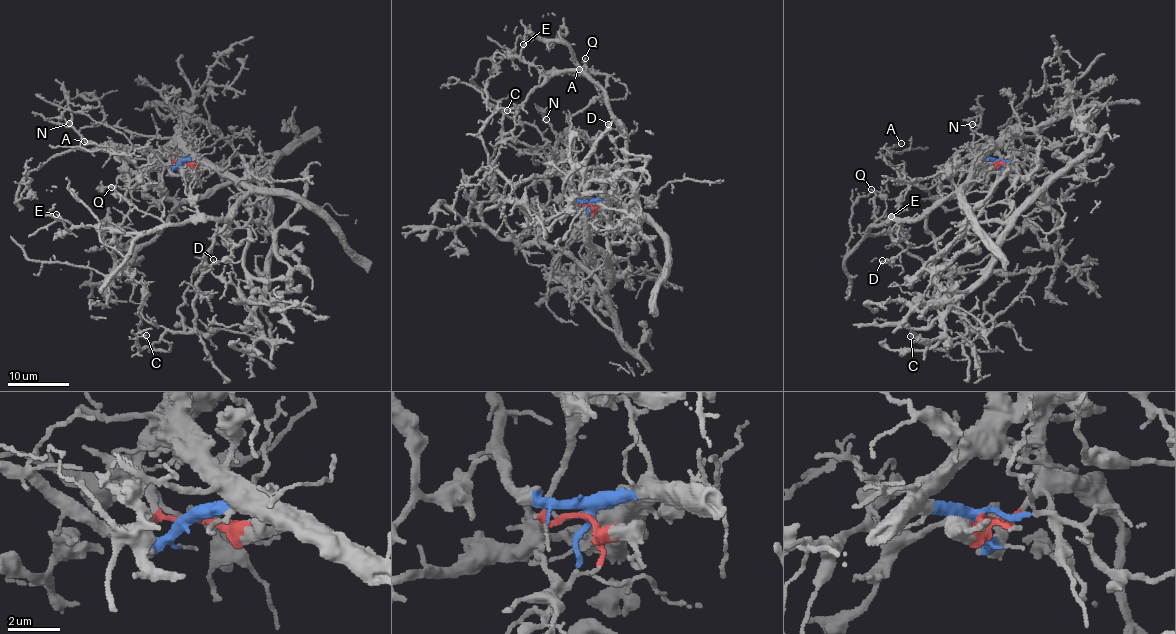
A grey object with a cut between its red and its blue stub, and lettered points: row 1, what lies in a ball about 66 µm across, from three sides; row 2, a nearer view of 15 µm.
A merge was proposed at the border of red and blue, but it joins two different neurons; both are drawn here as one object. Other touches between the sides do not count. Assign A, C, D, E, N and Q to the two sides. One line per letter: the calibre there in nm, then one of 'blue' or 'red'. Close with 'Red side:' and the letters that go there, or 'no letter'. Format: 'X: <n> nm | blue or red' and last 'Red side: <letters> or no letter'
A: 160 nm | blue
C: 100 nm | blue
D: 110 nm | blue
E: 80 nm | blue
N: 110 nm | blue
Q: 150 nm | blue
Red side: no letter

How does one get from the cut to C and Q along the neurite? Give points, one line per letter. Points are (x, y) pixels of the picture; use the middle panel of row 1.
C: (590, 203), (636, 207), (625, 172), (586, 167), (510, 182), (492, 168), (484, 121), (507, 110)
Q: (590, 203), (617, 200), (636, 209), (626, 170), (626, 132), (610, 111), (608, 97), (594, 86), (585, 58)

